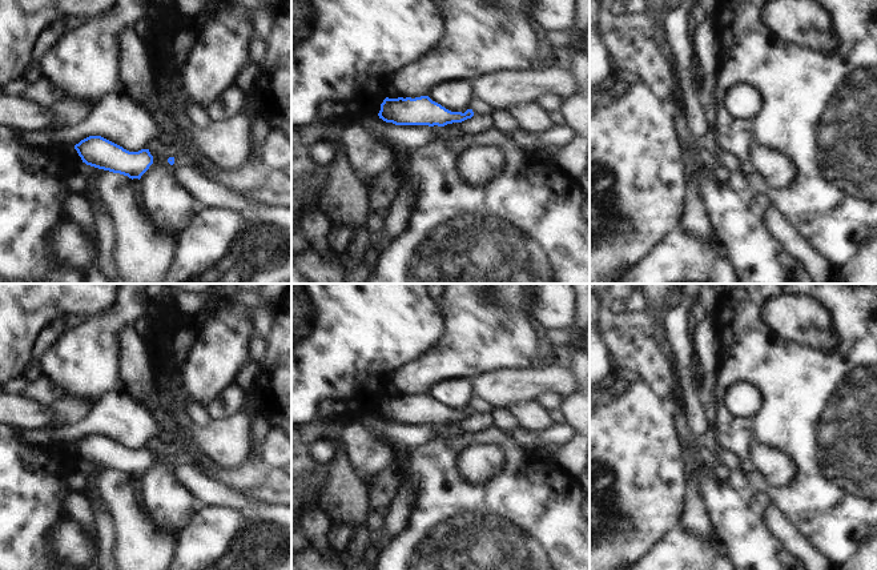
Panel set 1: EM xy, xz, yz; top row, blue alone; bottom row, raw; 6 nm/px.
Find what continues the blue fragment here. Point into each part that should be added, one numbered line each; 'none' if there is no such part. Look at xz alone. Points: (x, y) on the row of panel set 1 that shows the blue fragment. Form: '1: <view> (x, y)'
1: xz (478, 108)

